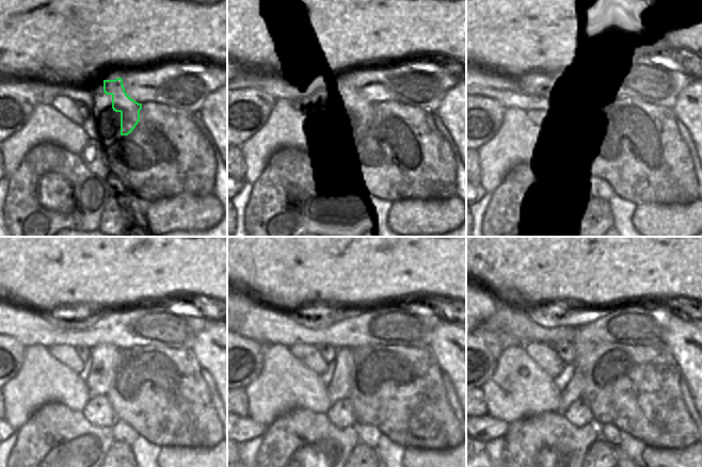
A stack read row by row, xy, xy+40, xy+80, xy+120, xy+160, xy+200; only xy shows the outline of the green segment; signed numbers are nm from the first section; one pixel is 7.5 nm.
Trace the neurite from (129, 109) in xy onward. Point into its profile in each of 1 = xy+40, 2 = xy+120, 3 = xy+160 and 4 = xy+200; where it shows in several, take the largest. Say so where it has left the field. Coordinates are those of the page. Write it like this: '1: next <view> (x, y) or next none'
1: next xy+40 (359, 103)
2: next xy+120 (104, 357)
3: next xy+160 (338, 387)
4: next xy+200 (572, 392)

